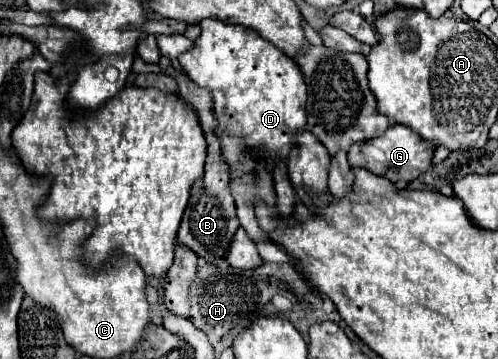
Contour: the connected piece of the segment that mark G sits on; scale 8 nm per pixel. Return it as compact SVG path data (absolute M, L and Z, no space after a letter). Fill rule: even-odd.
M391 125L381 137L363 141L363 143L355 143L355 147L351 147L347 151L349 157L349 165L355 167L363 167L379 177L389 179L391 183L399 183L399 181L413 181L415 177L419 177L421 173L425 173L431 167L431 157L433 157L433 149L431 143L423 143L423 139L419 135L415 135L409 127L403 125Z

